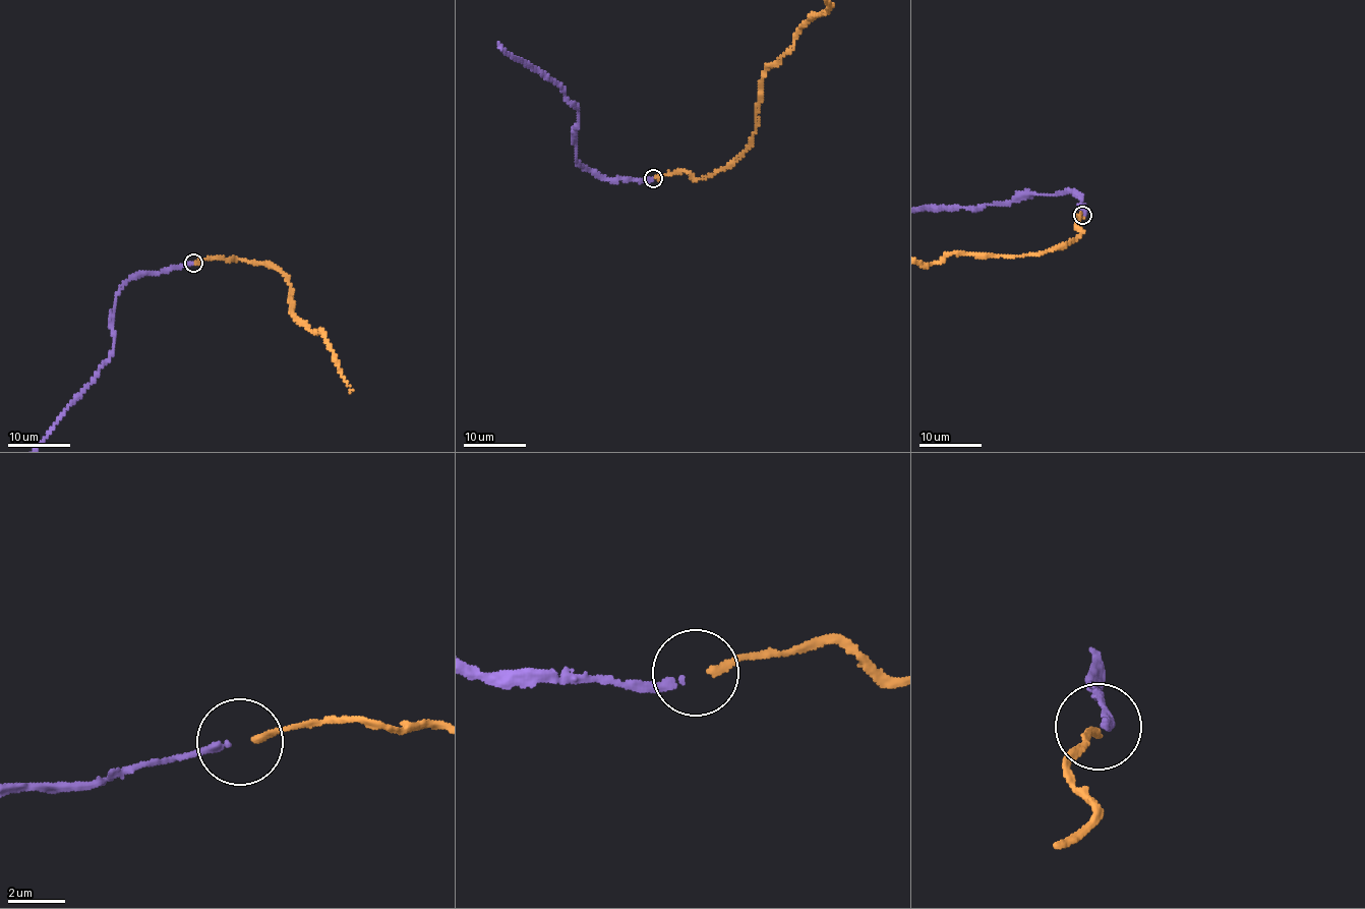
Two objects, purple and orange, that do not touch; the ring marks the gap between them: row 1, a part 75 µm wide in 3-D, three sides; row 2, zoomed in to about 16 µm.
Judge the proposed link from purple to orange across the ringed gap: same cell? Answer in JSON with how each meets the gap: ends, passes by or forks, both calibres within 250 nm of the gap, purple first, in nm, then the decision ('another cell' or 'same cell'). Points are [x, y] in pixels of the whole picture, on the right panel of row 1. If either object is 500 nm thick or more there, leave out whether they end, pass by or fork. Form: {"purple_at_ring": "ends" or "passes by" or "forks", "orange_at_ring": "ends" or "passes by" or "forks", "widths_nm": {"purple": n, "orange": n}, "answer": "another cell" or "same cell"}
{"purple_at_ring": "ends", "orange_at_ring": "ends", "widths_nm": {"purple": 240, "orange": 240}, "answer": "same cell"}

